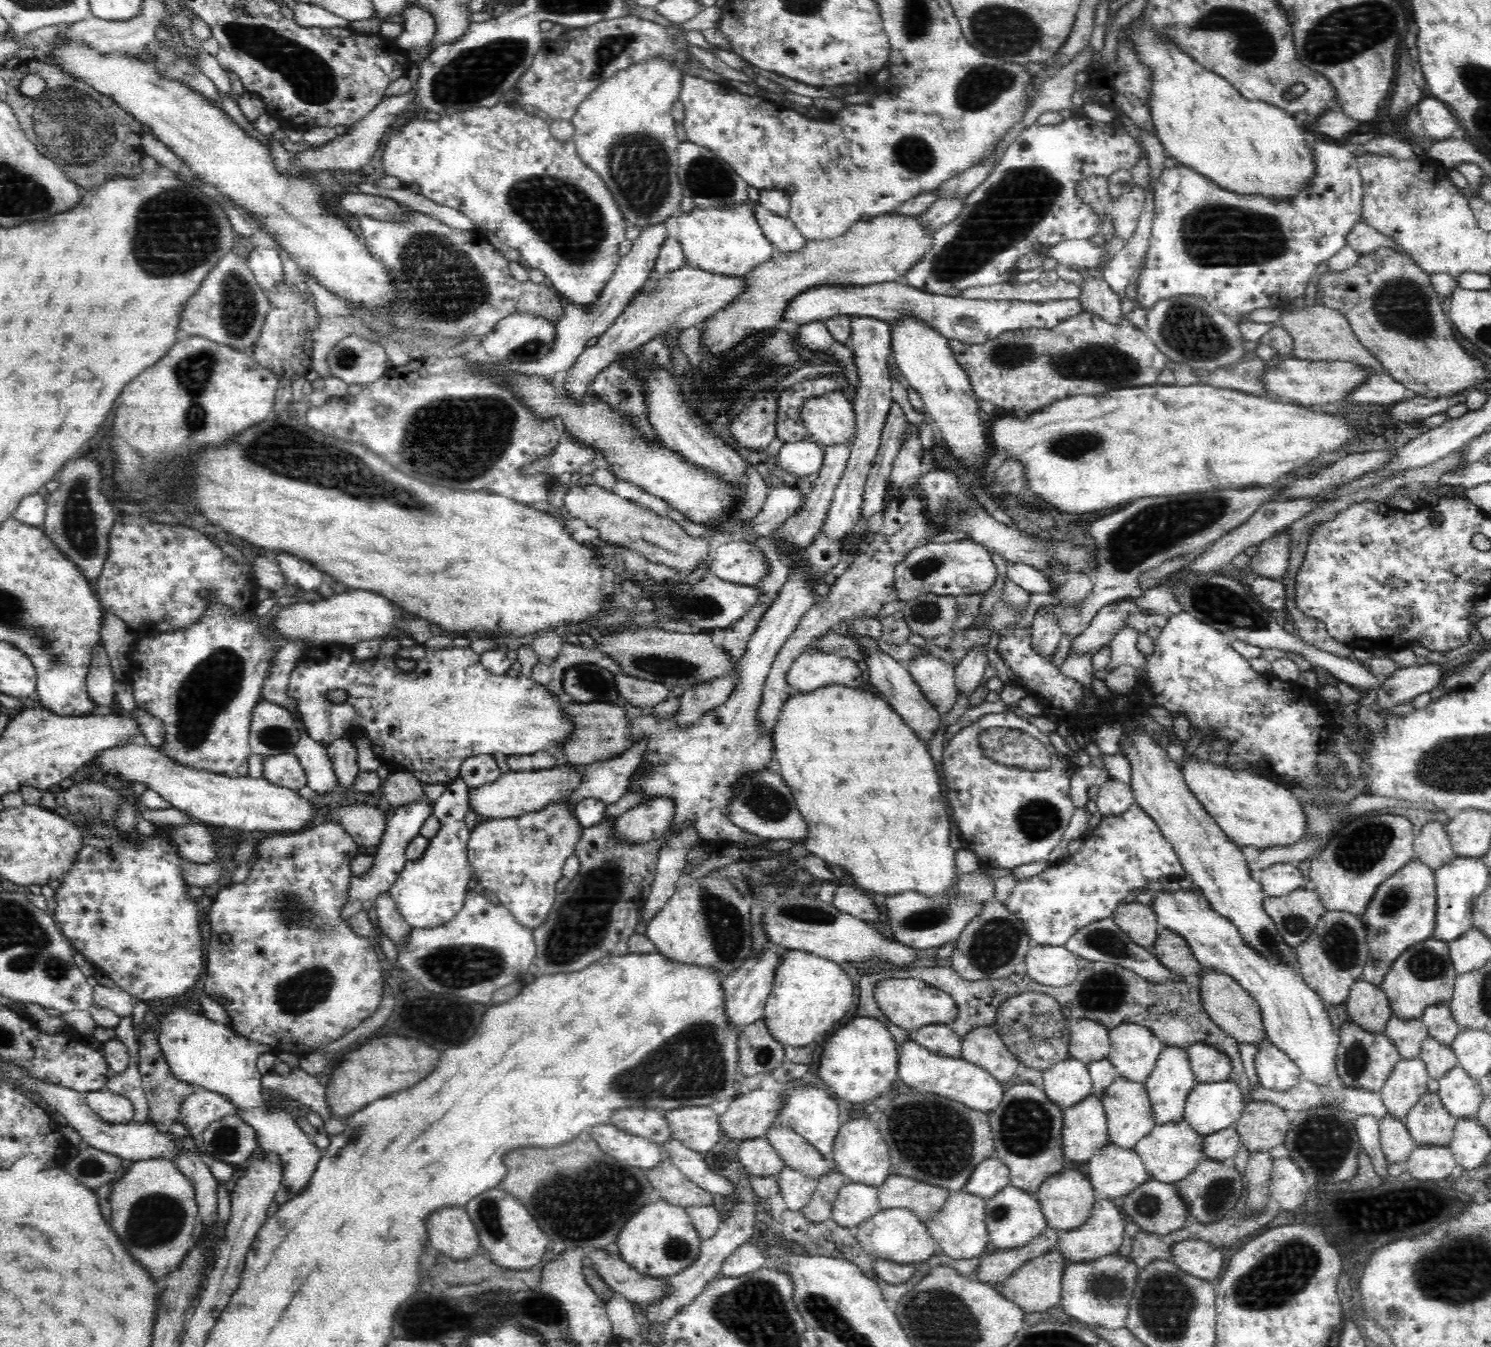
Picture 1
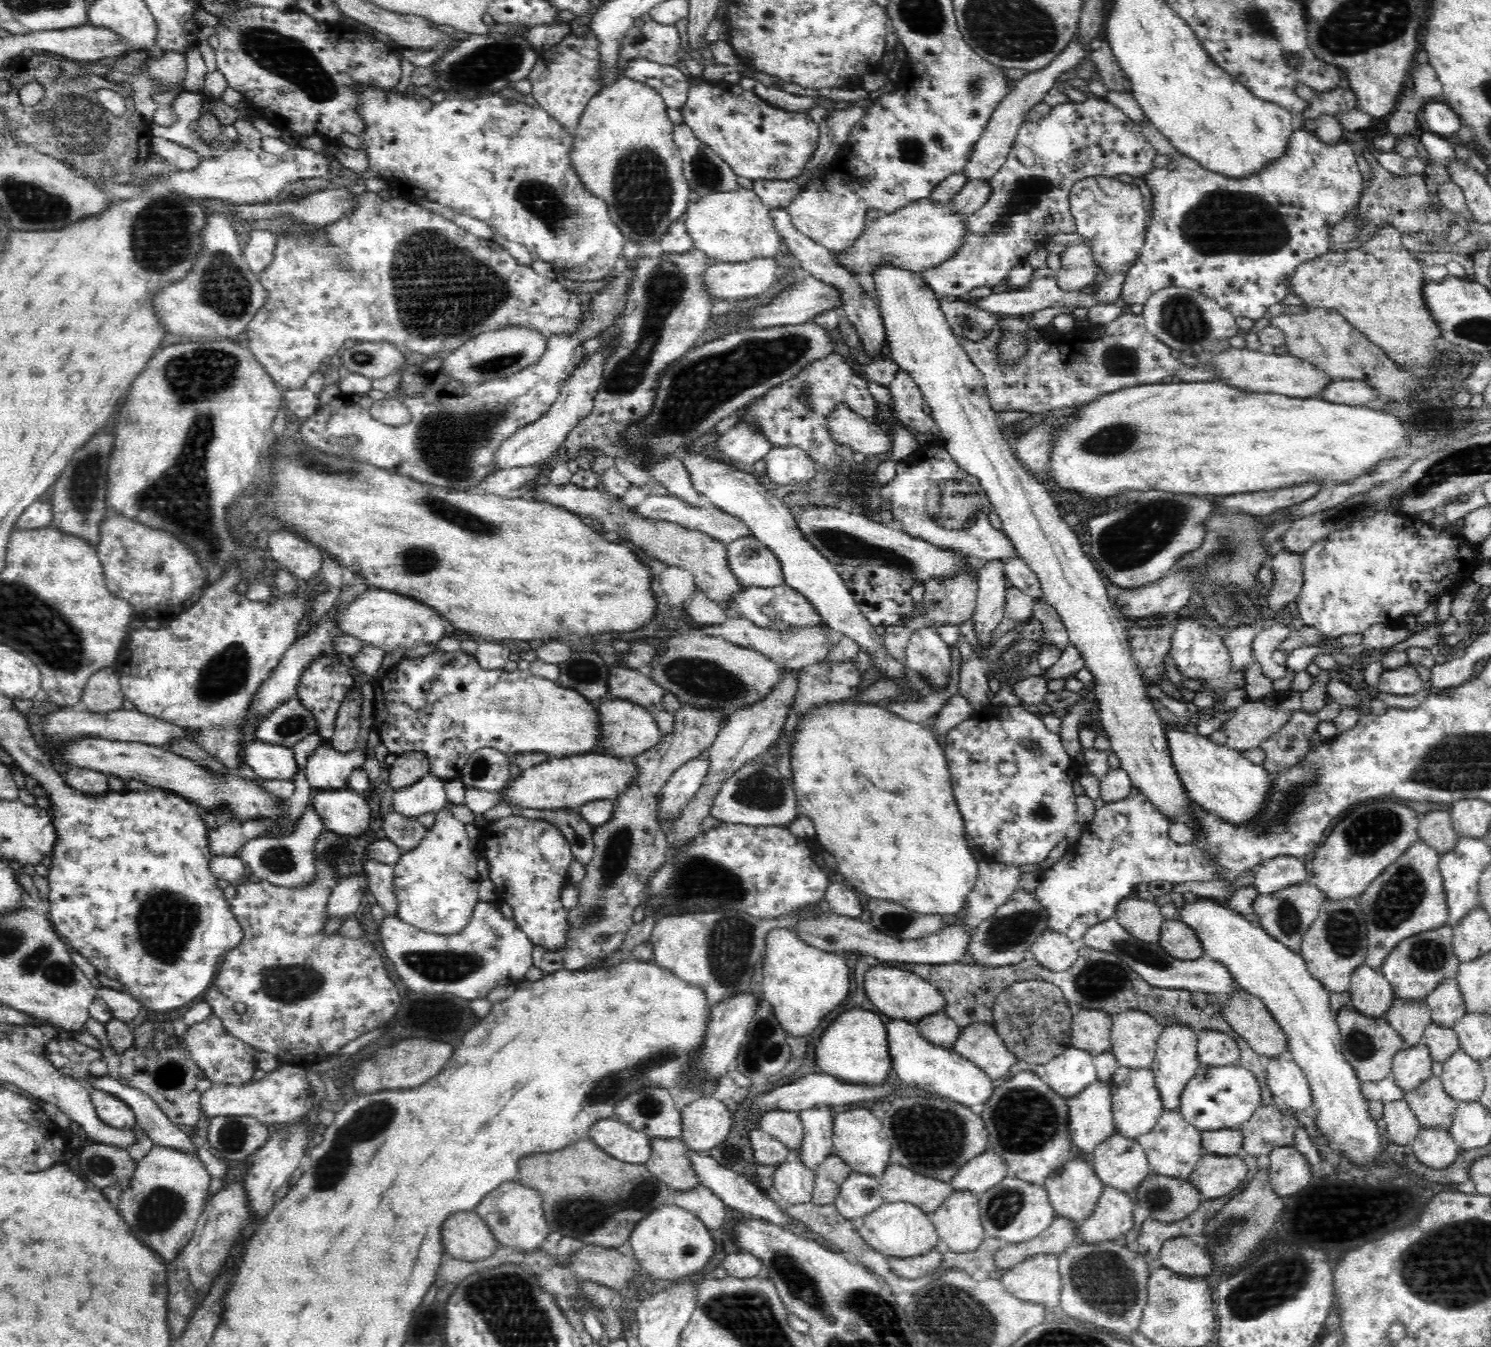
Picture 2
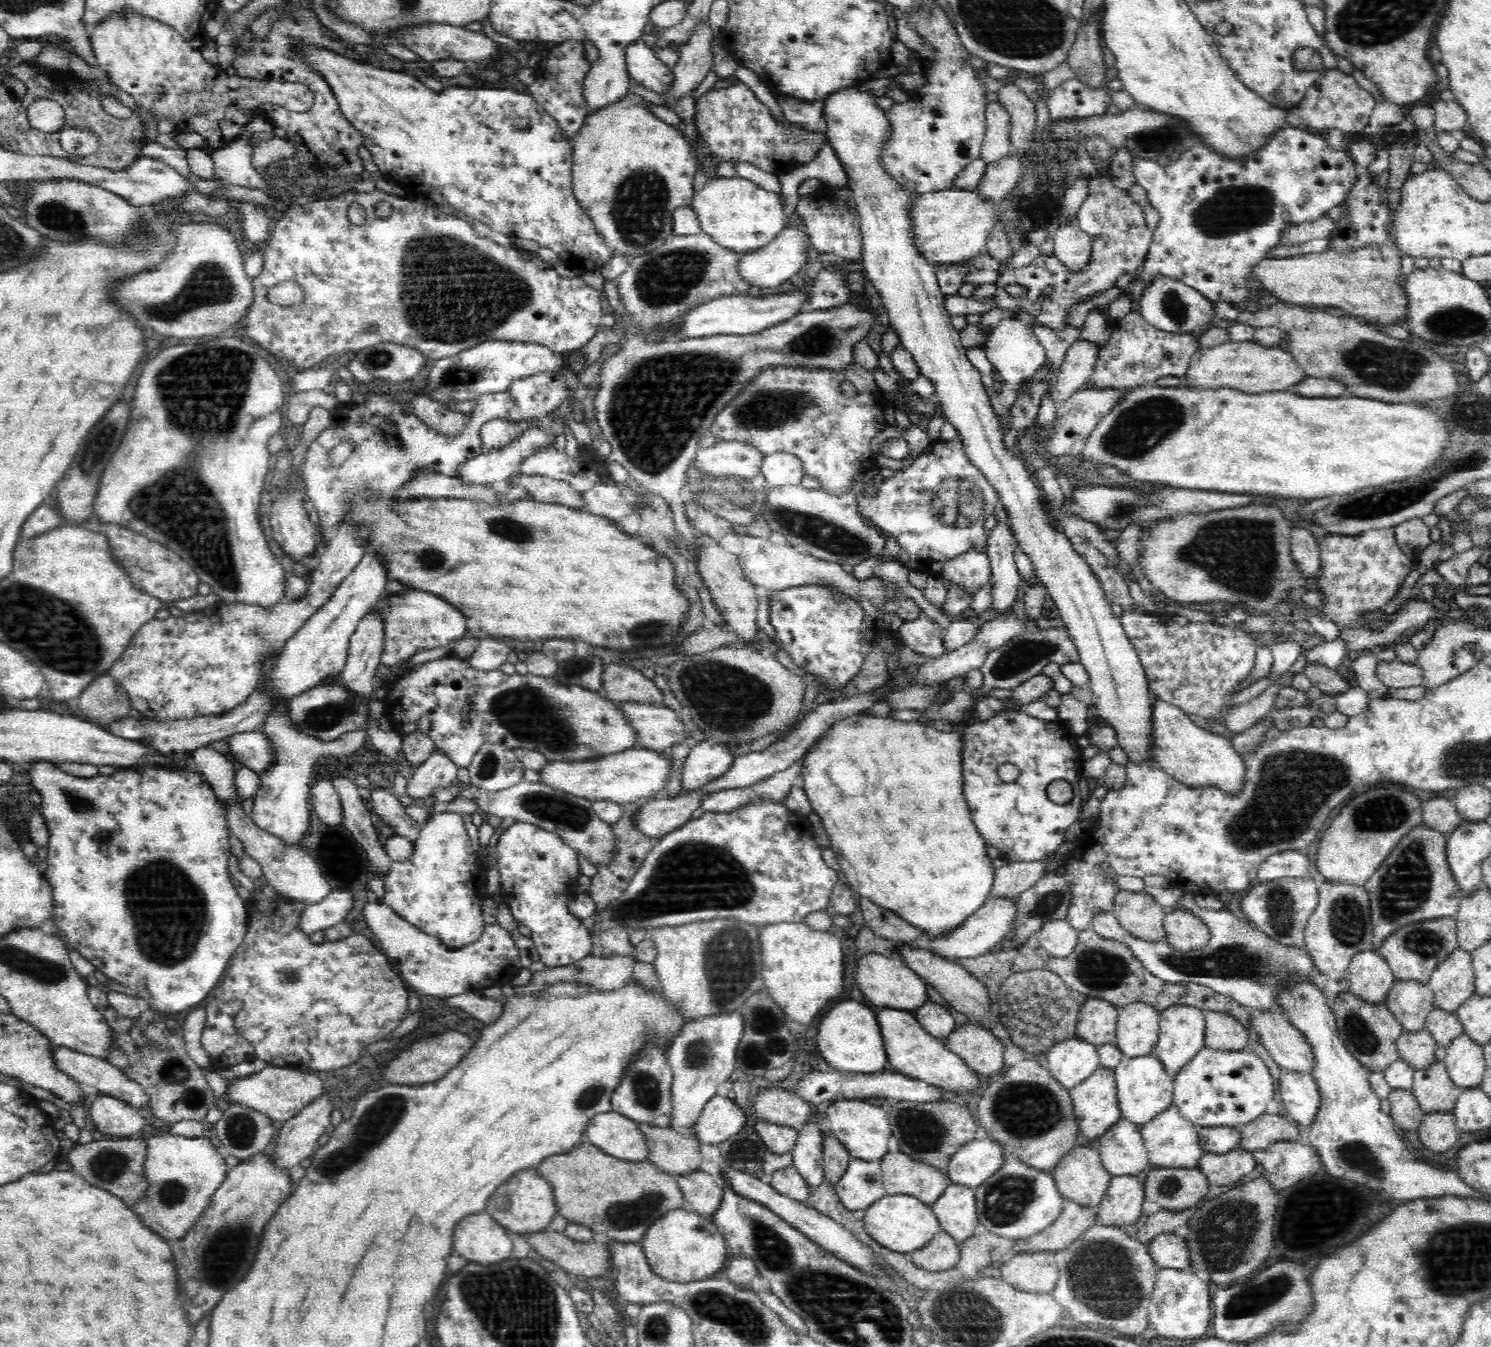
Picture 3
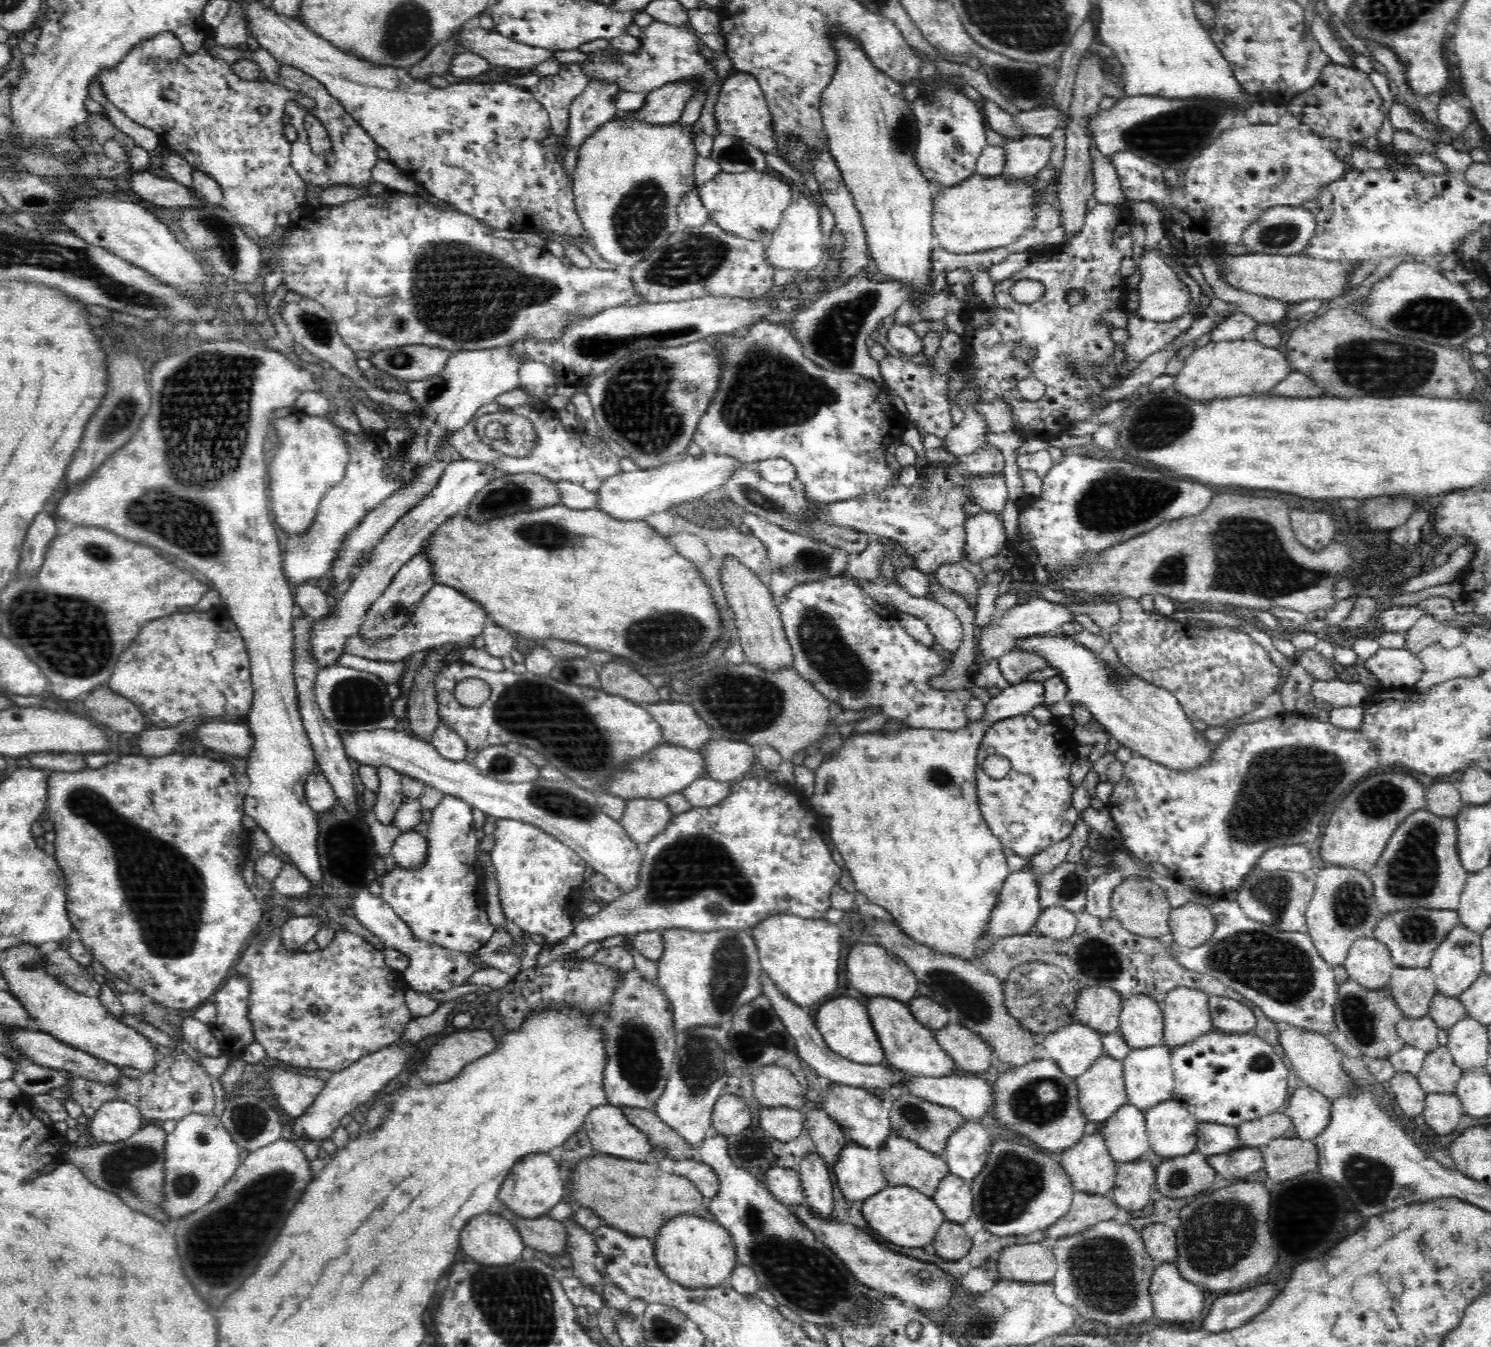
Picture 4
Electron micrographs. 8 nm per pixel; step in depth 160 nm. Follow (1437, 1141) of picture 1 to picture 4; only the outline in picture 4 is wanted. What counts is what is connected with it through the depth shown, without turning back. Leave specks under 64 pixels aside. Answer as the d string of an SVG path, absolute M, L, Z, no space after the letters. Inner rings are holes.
M1438 1045L1426 1055L1417 1080L1426 1095L1453 1095L1463 1074L1450 1060L1448 1047Z

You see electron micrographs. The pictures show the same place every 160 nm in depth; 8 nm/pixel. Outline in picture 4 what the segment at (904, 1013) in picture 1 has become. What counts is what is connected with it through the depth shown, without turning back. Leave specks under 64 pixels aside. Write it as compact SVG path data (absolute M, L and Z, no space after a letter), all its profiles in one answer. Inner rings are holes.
M856 943L852 946L846 958L847 978L866 997L885 997L908 1003L910 999L918 996L917 976L910 967L900 958L895 957L886 947Z

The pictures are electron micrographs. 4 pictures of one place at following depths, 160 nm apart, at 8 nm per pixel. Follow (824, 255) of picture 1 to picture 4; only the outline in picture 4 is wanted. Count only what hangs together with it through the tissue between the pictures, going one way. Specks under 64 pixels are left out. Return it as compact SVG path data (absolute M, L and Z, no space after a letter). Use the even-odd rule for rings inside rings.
M974 174L970 176L967 180L964 180L962 183L952 187L946 187L942 190L942 193L938 195L937 199L933 200L931 206L931 232L933 232L935 236L935 240L938 241L938 247L942 249L942 251L946 251L950 255L973 255L978 252L990 251L994 248L1001 248L1010 244L1013 244L1020 238L1020 236L1024 236L1028 230L1032 230L1032 228L1036 228L1036 220L1038 218L1038 210L1040 210L1040 198L1045 194L1046 189L1044 191L1040 191L1038 194L1038 198L1034 198L1034 183L1035 177L1032 178L1033 185L1029 187L1027 180L1009 180L1009 178L1005 178L1004 176L998 176L996 178L987 178L986 176L979 176L978 174Z

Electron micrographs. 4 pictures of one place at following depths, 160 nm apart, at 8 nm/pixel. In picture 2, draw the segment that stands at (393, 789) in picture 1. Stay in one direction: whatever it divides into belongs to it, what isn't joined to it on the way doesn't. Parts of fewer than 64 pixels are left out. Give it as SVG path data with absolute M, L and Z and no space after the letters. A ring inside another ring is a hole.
M422 751L408 752L397 755L394 764L389 767L389 782L395 790L413 786L414 783L420 782L424 775L430 773L430 761Z

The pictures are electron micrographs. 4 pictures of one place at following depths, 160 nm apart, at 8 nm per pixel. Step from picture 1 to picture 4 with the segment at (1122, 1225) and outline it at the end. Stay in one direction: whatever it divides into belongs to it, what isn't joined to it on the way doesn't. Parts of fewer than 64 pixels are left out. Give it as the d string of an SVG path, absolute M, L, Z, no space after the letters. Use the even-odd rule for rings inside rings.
M1148 1158L1130 1163L1118 1164L1114 1188L1110 1191L1111 1202L1116 1207L1124 1208L1130 1214L1137 1213L1151 1201L1150 1195L1155 1191L1155 1168Z

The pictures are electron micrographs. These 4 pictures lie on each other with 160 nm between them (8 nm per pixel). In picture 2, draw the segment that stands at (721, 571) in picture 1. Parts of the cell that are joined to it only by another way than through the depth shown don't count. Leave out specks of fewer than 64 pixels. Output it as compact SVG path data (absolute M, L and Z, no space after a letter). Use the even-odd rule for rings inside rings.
M753 535L726 543L728 563L743 587L776 587L784 584L782 563L776 553Z

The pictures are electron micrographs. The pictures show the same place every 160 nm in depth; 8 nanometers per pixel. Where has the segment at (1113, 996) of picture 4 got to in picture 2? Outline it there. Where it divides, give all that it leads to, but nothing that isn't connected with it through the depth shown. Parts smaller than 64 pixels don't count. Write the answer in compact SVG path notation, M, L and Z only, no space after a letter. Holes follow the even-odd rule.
M1080 1009L1073 1014L1071 1024L1071 1046L1092 1056L1110 1051L1112 1016L1104 1011Z

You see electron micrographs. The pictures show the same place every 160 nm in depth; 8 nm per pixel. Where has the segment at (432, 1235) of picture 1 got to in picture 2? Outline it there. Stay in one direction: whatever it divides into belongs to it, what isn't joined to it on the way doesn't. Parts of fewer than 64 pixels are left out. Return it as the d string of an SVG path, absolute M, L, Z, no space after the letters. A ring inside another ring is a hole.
M459 1211L442 1226L446 1253L458 1260L484 1260L499 1247L482 1217L475 1211Z

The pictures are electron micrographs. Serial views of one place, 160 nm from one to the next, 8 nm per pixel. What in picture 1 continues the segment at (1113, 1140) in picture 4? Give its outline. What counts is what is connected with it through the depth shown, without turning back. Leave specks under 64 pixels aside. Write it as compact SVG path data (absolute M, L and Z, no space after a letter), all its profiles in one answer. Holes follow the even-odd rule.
M1110 1143L1089 1160L1088 1176L1098 1199L1124 1197L1150 1179L1135 1150L1123 1150Z

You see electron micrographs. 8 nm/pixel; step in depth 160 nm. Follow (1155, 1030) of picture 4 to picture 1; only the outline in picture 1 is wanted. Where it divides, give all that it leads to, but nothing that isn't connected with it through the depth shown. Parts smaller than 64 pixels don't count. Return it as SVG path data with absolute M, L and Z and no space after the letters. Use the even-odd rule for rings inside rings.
M1122 1023L1109 1031L1111 1049L1106 1057L1131 1083L1145 1084L1153 1074L1164 1043L1146 1027Z

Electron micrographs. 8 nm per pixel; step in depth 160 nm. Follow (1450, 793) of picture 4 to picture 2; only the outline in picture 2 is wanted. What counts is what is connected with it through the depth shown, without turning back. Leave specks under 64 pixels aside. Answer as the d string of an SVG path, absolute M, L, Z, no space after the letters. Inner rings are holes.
M1430 810L1418 823L1418 836L1442 854L1453 849L1459 836L1451 823L1451 811Z

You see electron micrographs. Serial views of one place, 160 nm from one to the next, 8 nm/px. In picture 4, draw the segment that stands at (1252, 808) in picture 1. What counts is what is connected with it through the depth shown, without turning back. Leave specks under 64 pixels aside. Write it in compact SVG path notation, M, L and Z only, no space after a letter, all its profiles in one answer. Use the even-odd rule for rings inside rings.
M1060 631L1024 638L1016 642L1014 647L1046 659L1046 663L1050 663L1048 667L1056 669L1057 676L1068 685L1065 697L1056 705L1047 706L1054 718L1071 716L1074 706L1079 704L1092 713L1093 718L1119 745L1124 745L1134 754L1160 763L1170 770L1198 770L1214 760L1212 752L1216 750L1216 745L1193 728L1192 721L1178 699L1170 691L1156 687L1138 678L1138 675L1130 675L1116 660L1108 661L1111 664L1108 669L1106 661L1100 656ZM1116 672L1119 672L1118 682L1113 678Z

